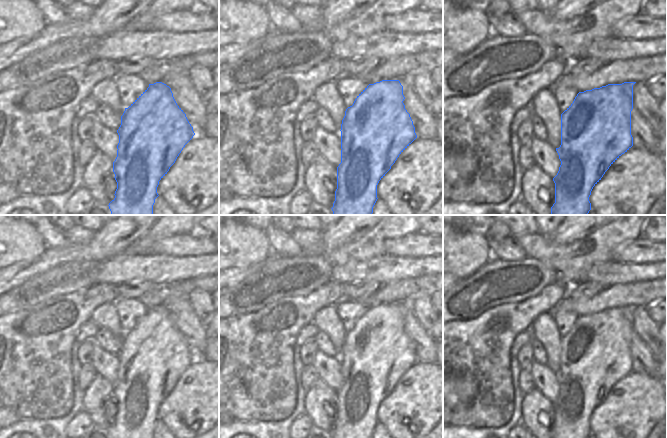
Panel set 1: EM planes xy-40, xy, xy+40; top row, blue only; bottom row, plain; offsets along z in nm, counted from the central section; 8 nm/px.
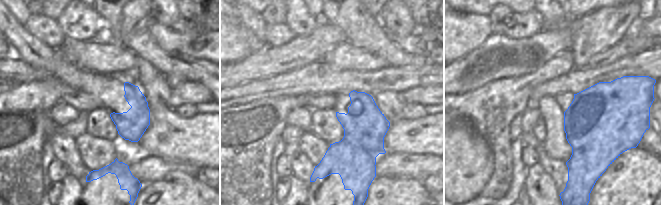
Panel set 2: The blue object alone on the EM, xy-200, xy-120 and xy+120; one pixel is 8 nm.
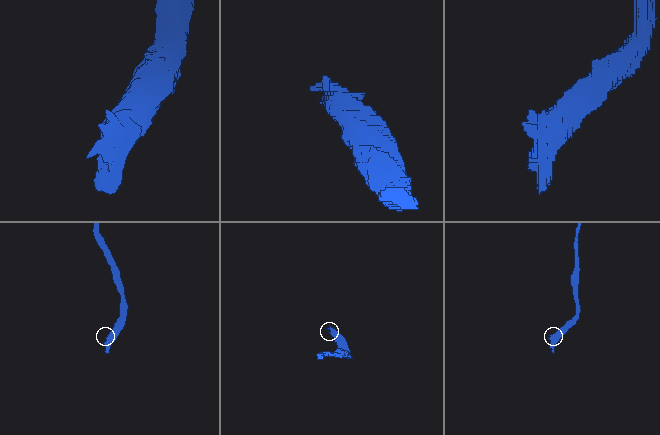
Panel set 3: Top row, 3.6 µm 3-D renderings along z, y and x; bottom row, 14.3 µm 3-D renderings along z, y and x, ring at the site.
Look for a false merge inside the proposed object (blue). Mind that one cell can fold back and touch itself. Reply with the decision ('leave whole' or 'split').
split

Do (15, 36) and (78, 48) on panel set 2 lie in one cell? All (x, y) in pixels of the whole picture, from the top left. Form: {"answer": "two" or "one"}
{"answer": "two"}

